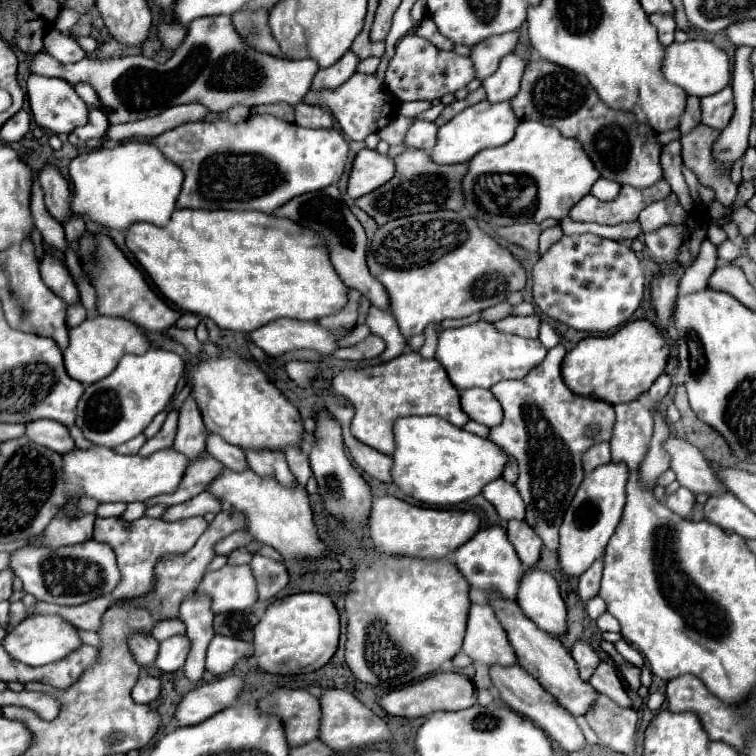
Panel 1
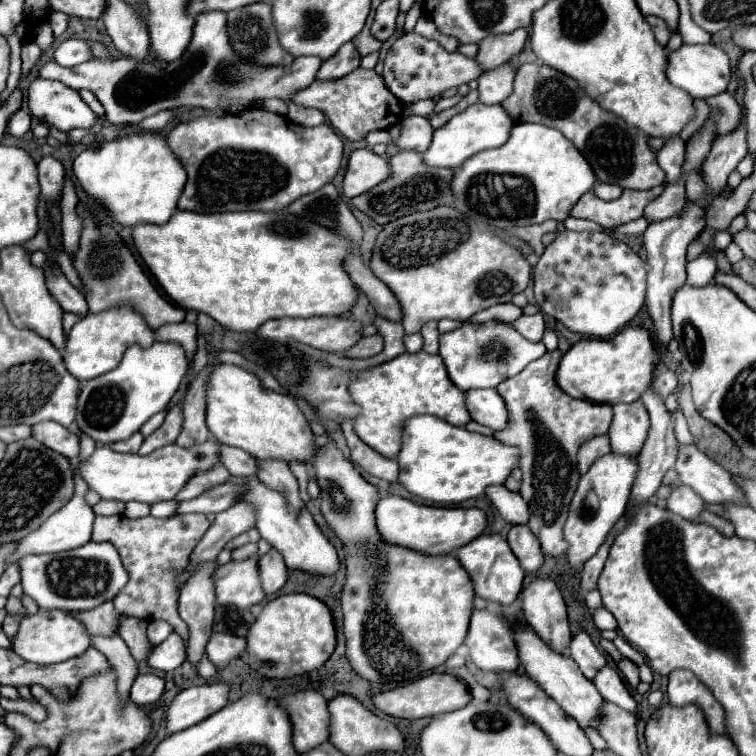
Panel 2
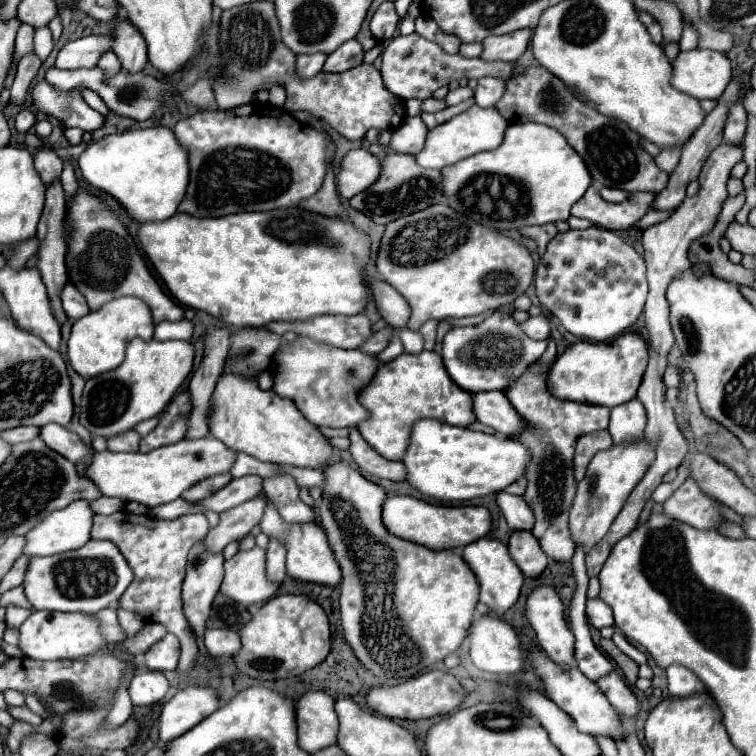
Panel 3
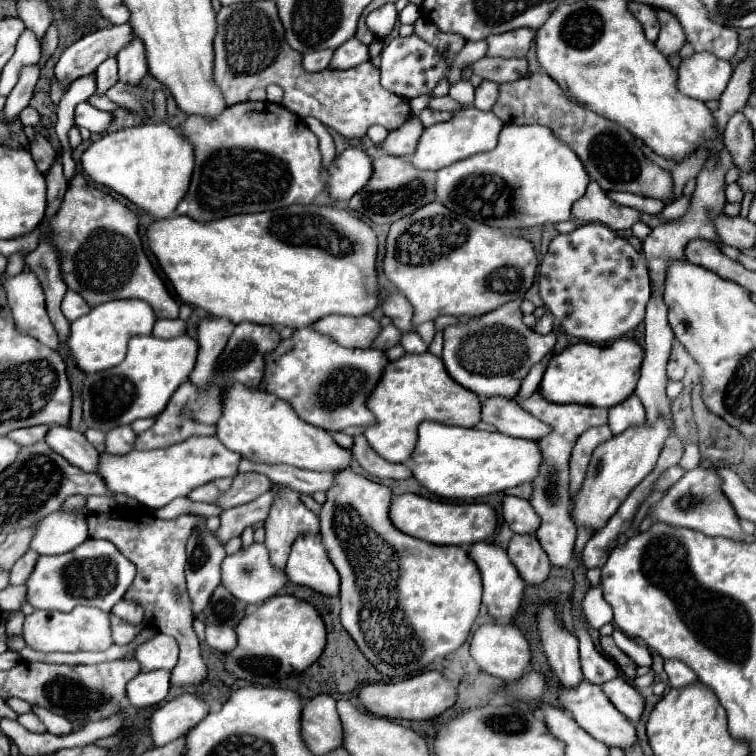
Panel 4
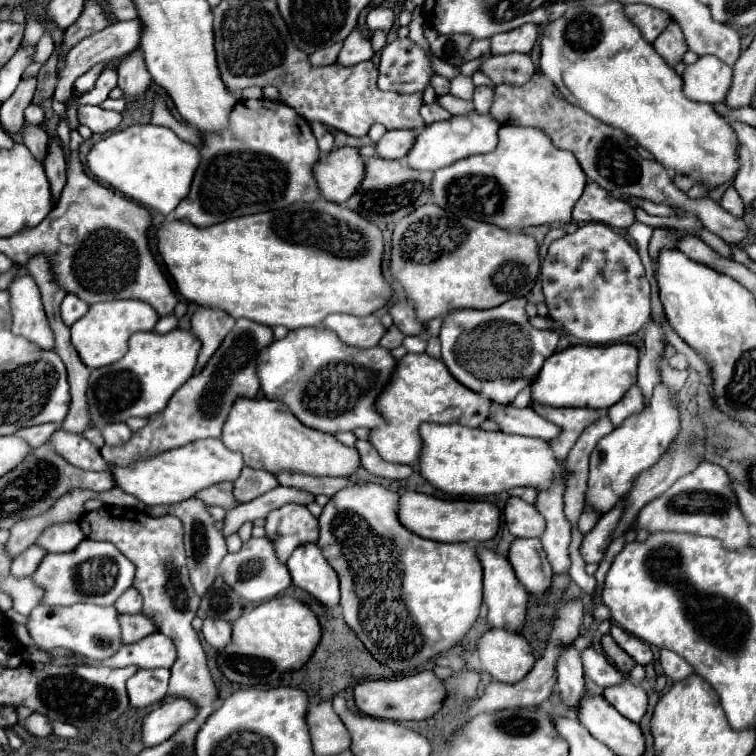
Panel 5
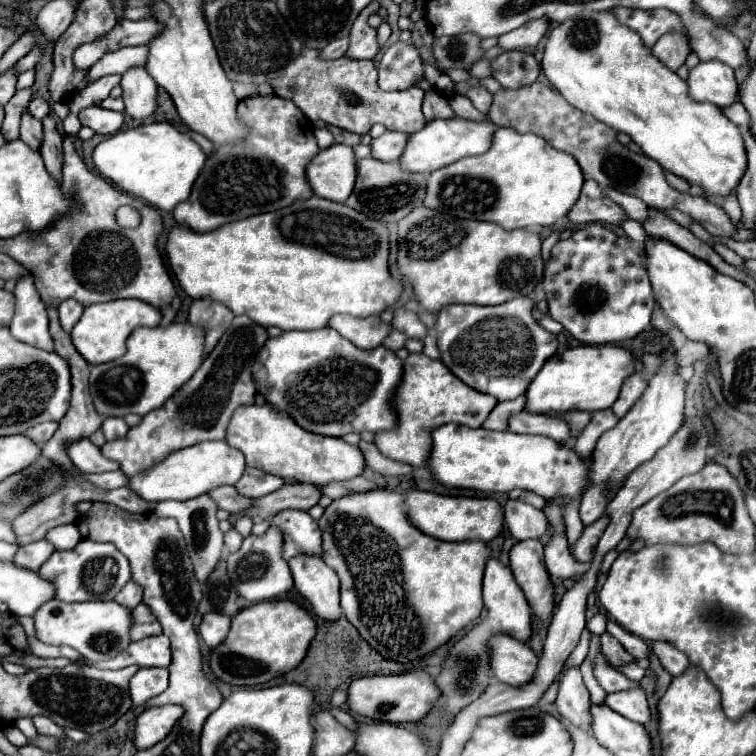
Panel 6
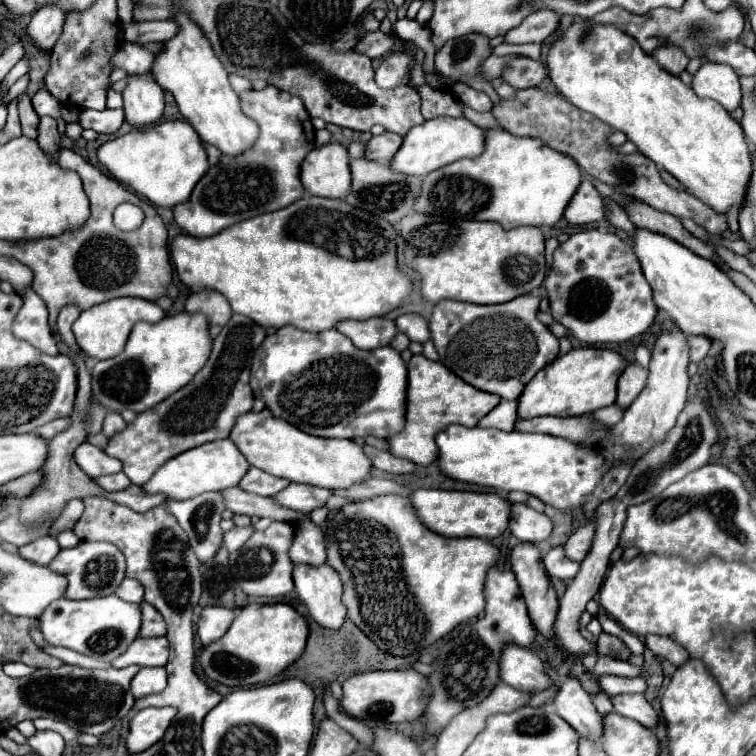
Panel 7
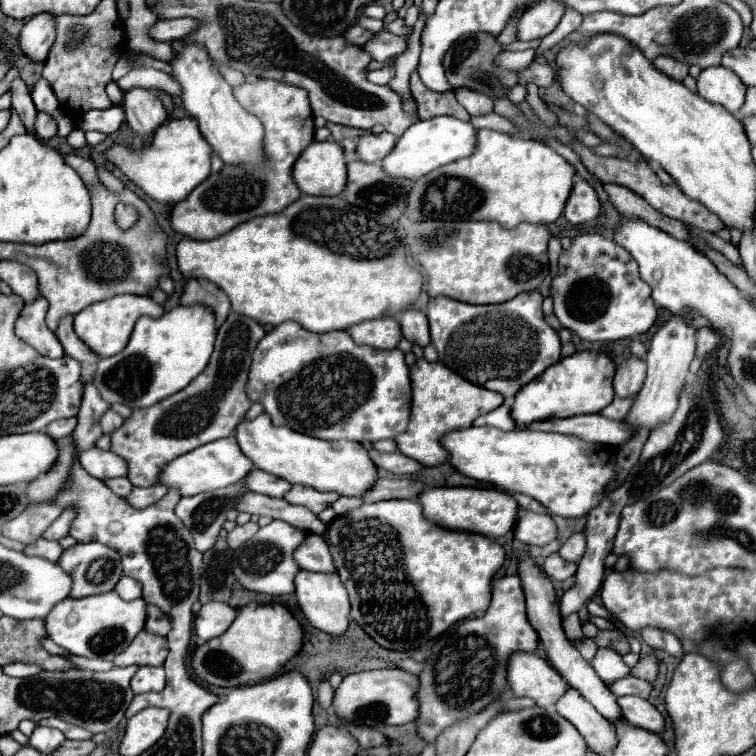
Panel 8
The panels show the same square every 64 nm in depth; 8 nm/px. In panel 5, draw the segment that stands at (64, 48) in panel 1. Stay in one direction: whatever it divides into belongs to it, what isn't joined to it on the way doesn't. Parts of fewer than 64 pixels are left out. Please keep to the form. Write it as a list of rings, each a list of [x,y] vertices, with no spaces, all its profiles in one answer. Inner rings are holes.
[[[128,20],[128,22],[112,22],[110,26],[106,26],[104,30],[80,40],[74,48],[68,50],[66,54],[66,62],[64,66],[58,70],[58,84],[56,84],[56,92],[54,92],[54,98],[58,102],[66,102],[72,94],[72,84],[78,76],[86,74],[92,66],[104,62],[104,60],[110,60],[110,58],[118,58],[126,52],[132,52],[138,44],[140,44],[140,30],[142,30],[142,24],[140,20]]]

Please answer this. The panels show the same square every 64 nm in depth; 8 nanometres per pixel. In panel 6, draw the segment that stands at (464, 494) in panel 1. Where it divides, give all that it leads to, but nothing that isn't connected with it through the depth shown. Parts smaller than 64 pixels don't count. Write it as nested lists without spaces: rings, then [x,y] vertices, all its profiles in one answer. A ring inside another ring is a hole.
[[[460,424],[438,426],[430,432],[432,450],[426,466],[432,478],[448,488],[474,492],[510,492],[514,488],[532,490],[544,500],[578,496],[588,486],[590,462],[582,462],[572,450],[562,448],[552,438],[494,432],[486,428],[468,428]]]

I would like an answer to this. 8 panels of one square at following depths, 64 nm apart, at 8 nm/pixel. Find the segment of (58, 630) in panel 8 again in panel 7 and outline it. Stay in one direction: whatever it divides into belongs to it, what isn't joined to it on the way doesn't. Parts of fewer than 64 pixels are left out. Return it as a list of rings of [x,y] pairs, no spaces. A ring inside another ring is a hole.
[[[114,594],[90,600],[60,598],[48,604],[48,608],[38,616],[38,622],[48,644],[64,646],[102,662],[112,662],[136,638],[136,632],[140,630],[140,606],[128,604]]]

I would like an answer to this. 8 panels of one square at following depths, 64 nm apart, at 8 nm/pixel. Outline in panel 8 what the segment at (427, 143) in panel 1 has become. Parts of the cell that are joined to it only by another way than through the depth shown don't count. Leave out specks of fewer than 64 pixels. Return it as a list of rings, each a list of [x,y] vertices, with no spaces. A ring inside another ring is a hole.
[[[390,132],[366,134],[366,136],[358,138],[356,154],[358,154],[360,160],[368,160],[372,164],[380,164],[384,160],[384,156],[388,156],[388,152],[394,146],[396,146],[396,136],[392,136]]]

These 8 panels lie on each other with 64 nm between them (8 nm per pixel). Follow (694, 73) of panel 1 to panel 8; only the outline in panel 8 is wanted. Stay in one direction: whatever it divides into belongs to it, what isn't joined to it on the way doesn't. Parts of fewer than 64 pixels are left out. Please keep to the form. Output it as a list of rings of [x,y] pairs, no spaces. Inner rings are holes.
[[[712,66],[700,72],[698,94],[708,102],[722,104],[728,112],[736,112],[744,104],[746,86],[730,68]]]

